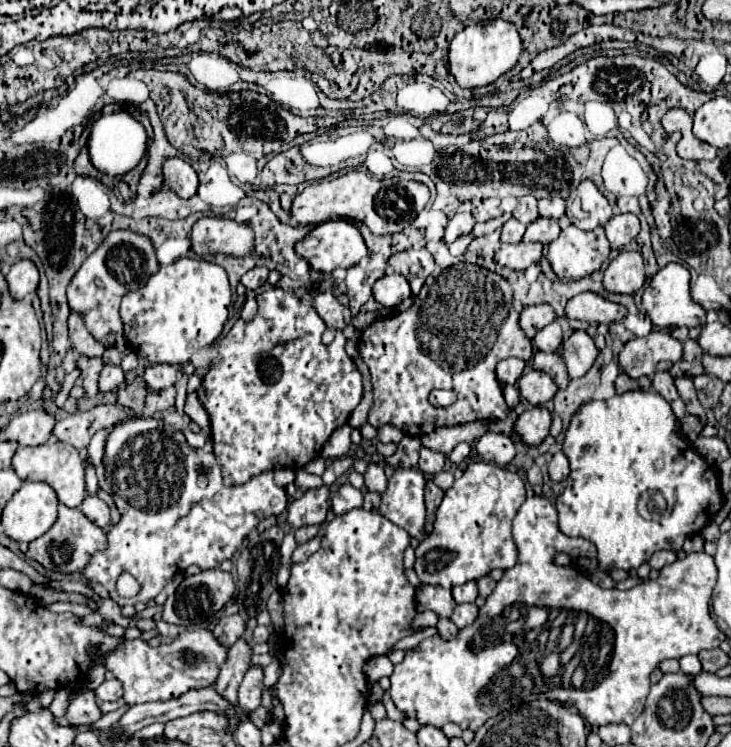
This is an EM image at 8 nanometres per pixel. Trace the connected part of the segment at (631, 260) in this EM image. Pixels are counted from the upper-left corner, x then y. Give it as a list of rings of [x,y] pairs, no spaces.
[[[620,252],[604,270],[604,288],[618,294],[634,294],[646,282],[640,252]]]

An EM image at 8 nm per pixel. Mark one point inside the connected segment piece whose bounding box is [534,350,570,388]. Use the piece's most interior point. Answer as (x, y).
(552, 364)

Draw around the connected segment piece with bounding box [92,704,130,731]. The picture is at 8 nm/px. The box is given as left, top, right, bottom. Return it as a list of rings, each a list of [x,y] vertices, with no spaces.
[[[126,704],[126,706],[123,706],[122,708],[104,714],[98,722],[93,724],[93,729],[99,731],[109,729],[113,723],[117,722],[121,718],[122,714],[124,714],[128,708],[130,708],[130,705]]]

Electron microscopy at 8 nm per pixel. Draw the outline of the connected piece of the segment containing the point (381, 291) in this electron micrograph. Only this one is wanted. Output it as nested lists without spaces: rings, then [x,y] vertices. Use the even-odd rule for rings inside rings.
[[[402,274],[382,276],[380,280],[376,280],[372,292],[374,292],[374,298],[386,308],[398,306],[402,300],[410,298],[410,294],[412,294],[408,280]]]

